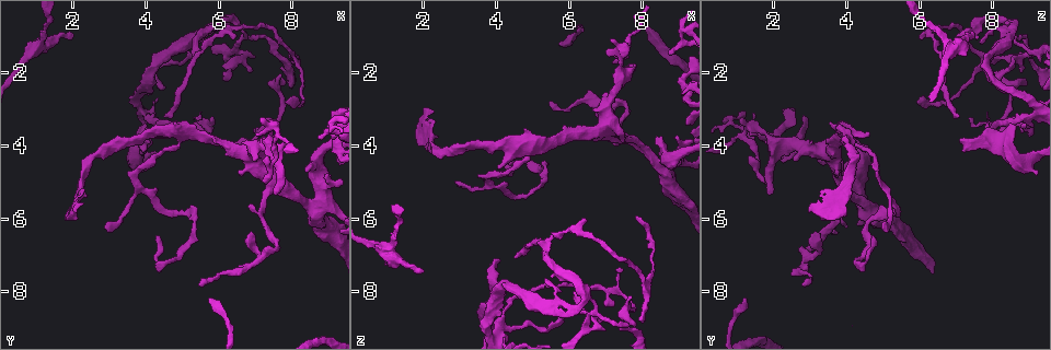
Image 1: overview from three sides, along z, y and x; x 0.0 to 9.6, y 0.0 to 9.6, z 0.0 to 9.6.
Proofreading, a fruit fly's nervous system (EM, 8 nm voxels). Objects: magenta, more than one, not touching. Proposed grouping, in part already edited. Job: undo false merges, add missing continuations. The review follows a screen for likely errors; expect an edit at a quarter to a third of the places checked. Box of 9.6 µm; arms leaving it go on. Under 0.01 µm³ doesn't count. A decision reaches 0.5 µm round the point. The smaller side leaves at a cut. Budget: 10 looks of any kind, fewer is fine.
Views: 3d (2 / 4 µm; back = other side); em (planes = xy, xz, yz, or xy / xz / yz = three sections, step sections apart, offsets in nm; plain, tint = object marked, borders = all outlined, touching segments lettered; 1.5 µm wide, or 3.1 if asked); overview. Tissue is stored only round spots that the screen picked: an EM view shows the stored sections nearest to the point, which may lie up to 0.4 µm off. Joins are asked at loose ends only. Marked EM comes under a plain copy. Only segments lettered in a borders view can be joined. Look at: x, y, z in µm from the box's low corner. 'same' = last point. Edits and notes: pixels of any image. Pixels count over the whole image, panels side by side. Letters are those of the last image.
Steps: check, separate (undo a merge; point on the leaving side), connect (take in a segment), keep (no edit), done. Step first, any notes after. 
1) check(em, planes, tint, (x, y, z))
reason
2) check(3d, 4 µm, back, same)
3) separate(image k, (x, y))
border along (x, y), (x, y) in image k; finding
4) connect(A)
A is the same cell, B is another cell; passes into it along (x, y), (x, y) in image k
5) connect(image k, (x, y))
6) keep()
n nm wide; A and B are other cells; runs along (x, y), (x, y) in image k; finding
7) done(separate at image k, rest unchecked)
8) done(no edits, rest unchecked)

check(3d, 4 µm, (7.10, 4.35, 2.55))
an open end

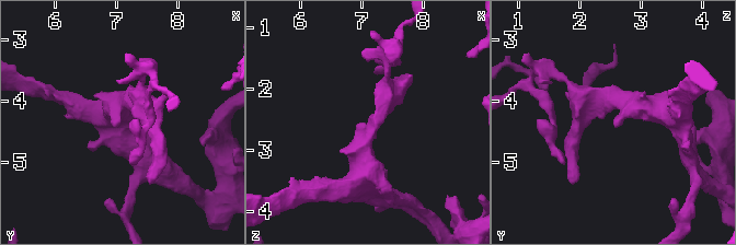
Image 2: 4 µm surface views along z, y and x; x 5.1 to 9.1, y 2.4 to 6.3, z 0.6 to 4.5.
check(em, xz, step 8, borders, (7.05, 4.35, 2.55))
arms of 240, 420 nm; now the EM

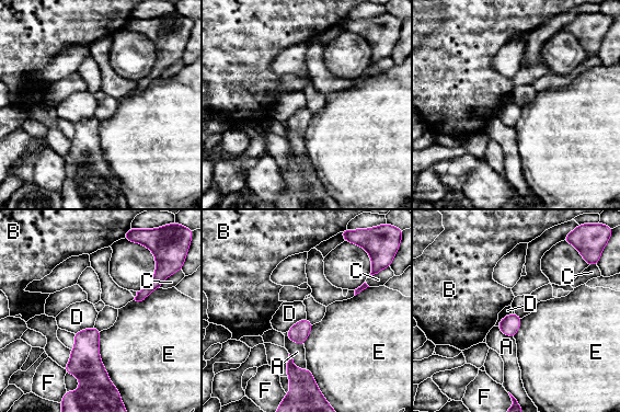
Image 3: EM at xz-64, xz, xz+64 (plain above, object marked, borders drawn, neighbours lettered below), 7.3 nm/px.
keep()
A, B, C, D, E and F are other cells; border along (100, 331), (99, 356), (115, 386) in image 3; no lettered segment goes on from it

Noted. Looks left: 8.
check(em, xz, step 8, tint, (7.95, 1.75, 8.85))
tapers out

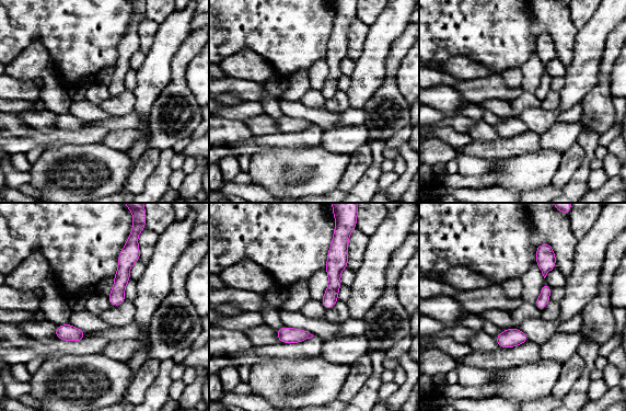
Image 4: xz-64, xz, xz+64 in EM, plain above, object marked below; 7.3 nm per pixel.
check(em, xz, step 8, borders, same)
see the neighbours

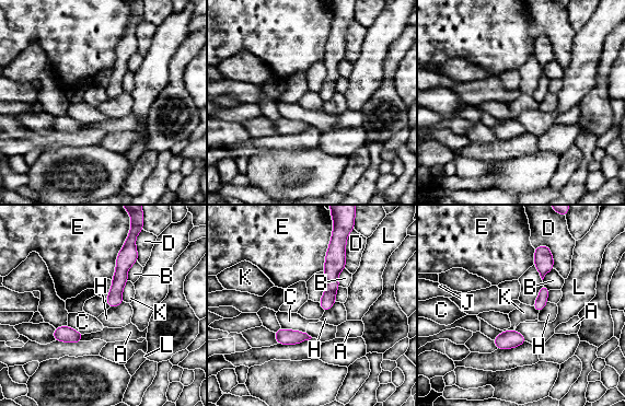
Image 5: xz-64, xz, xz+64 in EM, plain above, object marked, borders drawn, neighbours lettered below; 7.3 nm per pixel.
keep()
E touches over 300 nm; A, B, C, D, E, H, J, K and L are other cells; runs along (334, 248), (332, 288), (325, 308) in image 5; none of them fits

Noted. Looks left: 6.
check(em, xy, step 8, tint, (5.95, 3.25, 8.55))

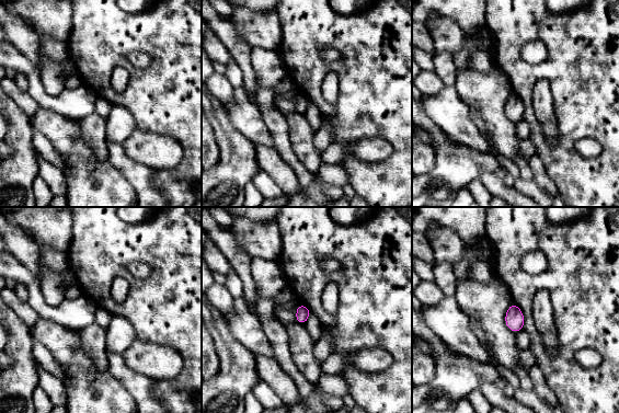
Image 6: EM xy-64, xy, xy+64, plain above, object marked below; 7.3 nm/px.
check(em, planes, borders, same)
cut it another way

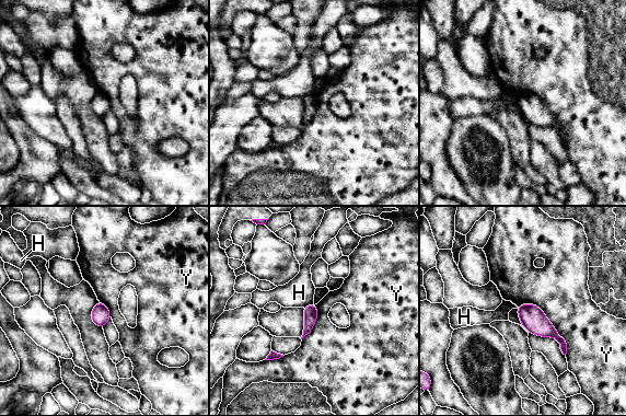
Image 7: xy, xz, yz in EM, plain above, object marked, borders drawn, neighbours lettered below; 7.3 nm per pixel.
keep()
100 nm wide; H and Y are other cells; border along (517, 305), (535, 304), (566, 354) in image 7; no lettered segment goes on from it

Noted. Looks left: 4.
check(3d, 2 µm, (2.20, 5.35, 3.35))
branch stops here

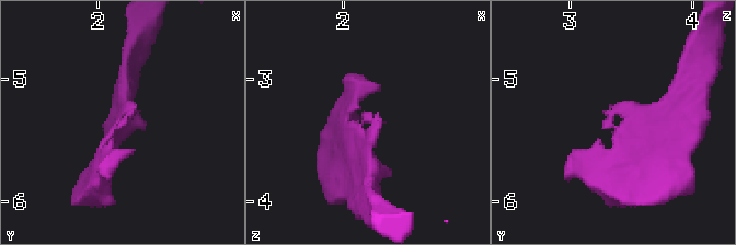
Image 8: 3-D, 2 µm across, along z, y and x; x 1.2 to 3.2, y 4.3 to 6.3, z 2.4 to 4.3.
check(em, planes, borders, (2.18, 5.40, 3.36))
shape alone is not enough

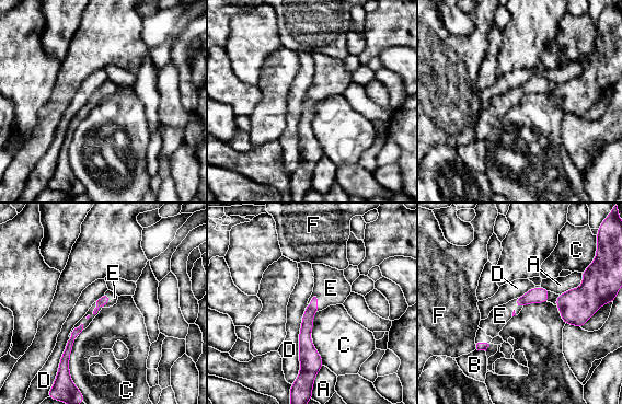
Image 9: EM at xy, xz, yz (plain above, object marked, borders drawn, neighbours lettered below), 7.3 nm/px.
connect(E)
E is the same cell, A, B, C, D and F are other cells; passes into it along (306, 330), (317, 303), (331, 288) in image 9; it goes on there

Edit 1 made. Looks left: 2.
done(connect at image 9, rest unchecked)

